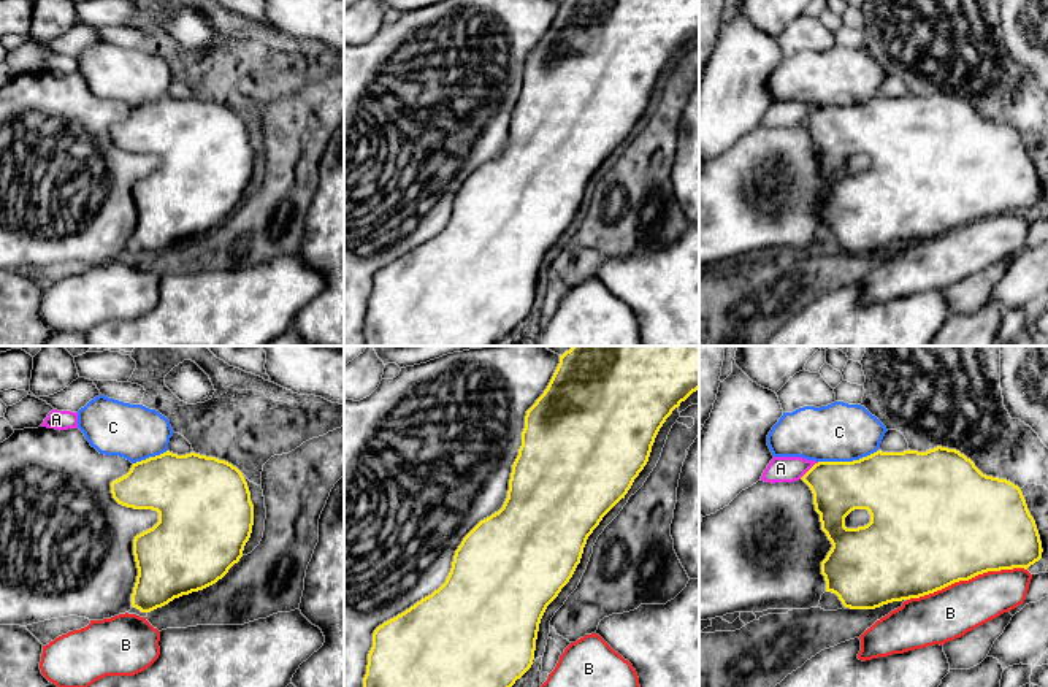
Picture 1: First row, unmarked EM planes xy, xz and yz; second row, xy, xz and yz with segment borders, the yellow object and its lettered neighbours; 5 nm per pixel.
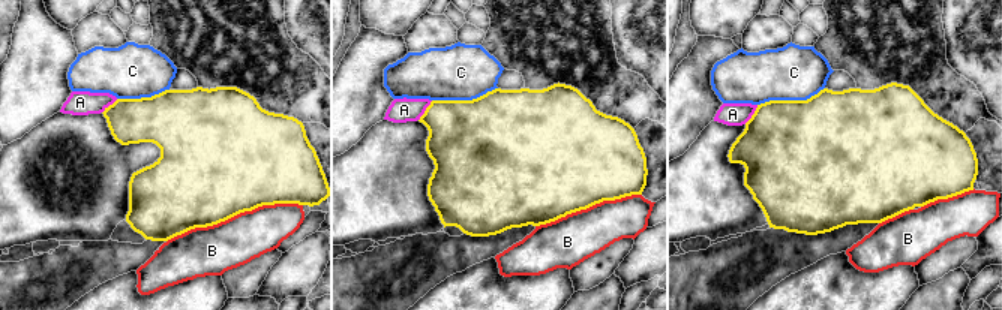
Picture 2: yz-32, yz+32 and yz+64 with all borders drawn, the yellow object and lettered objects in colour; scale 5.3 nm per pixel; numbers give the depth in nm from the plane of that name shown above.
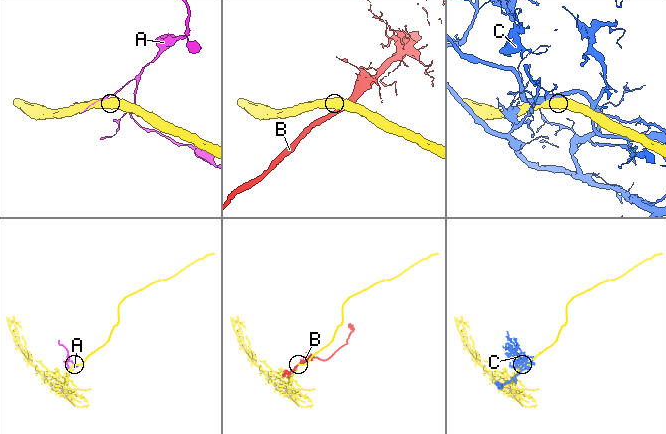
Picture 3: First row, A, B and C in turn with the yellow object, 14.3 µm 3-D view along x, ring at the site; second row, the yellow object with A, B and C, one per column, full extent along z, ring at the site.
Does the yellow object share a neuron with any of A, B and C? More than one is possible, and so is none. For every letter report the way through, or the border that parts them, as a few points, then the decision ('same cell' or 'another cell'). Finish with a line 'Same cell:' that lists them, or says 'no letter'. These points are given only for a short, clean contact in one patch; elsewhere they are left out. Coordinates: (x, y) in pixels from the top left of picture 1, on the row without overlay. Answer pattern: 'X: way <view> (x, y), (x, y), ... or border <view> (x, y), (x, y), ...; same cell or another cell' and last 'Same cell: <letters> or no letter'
A: another cell
B: another cell
C: another cell
Same cell: no letter

